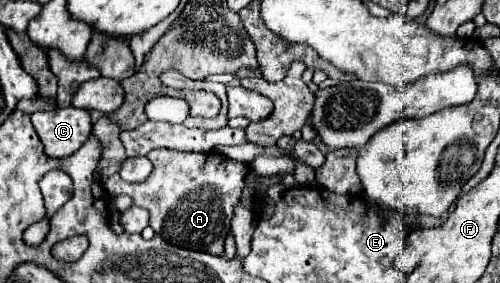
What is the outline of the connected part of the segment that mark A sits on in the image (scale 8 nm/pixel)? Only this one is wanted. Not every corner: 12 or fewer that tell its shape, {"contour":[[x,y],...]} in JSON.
{"contour":[[152,150],[102,184],[166,242],[222,256],[248,164]]}

